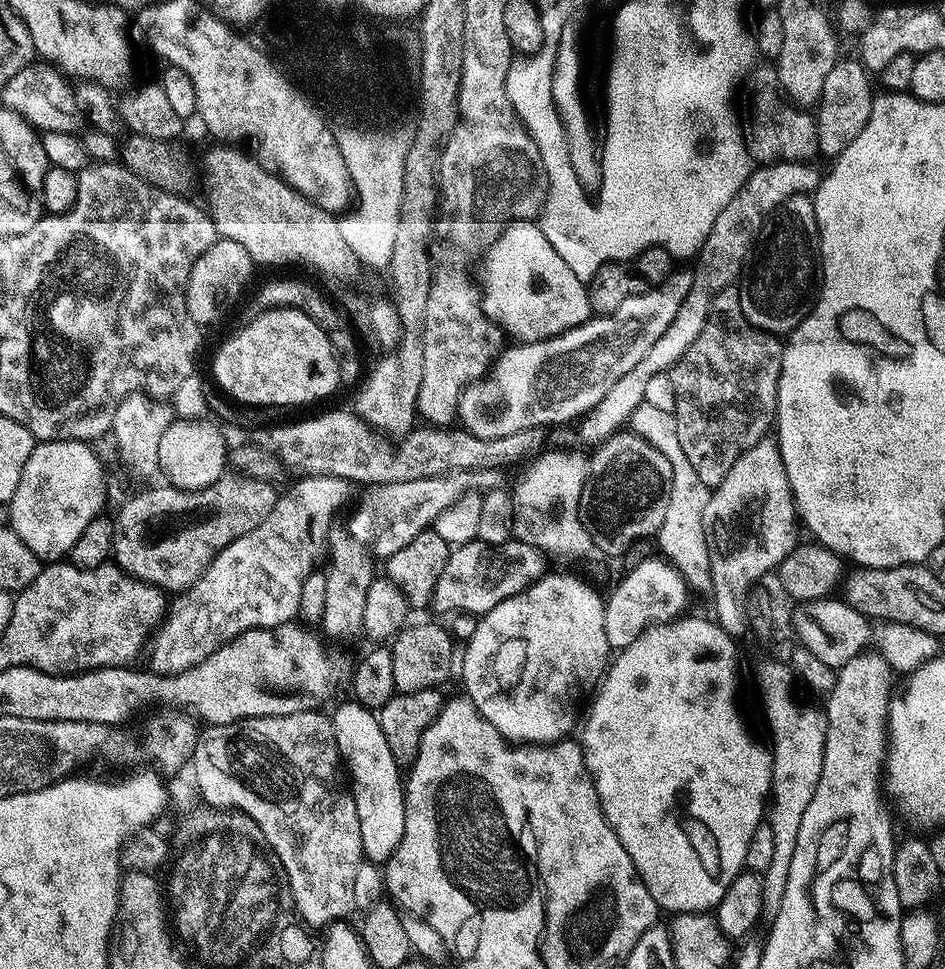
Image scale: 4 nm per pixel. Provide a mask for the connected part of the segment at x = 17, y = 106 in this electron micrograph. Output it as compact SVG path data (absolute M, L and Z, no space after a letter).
M47 62L27 64L2 89L3 107L22 114L41 132L79 133L80 127L86 124L86 112L77 93L72 90L69 77L59 68Z

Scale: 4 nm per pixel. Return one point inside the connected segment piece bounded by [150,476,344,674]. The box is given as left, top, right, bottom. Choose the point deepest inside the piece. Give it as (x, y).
(256, 582)

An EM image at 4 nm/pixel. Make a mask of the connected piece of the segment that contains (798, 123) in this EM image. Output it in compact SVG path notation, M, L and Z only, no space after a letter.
M773 86L756 96L752 104L752 117L743 129L744 144L757 165L774 164L781 160L802 164L818 156L816 118L811 111L789 102L779 87Z

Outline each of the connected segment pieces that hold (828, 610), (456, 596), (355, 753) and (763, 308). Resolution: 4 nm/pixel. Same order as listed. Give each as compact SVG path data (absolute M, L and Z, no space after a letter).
M843 599L805 600L793 608L796 609L792 612L792 628L800 639L799 647L814 654L818 662L822 662L830 669L839 670L843 664L850 662L850 658L865 651L869 645L867 644L868 627L870 627L868 617L854 610Z
M475 538L468 543L453 547L448 561L438 578L438 586L432 595L431 607L447 614L483 614L494 610L502 602L524 592L545 575L544 556L532 544L509 543L507 546L486 544Z
M349 702L338 705L336 713L331 713L330 719L334 741L337 742L337 750L350 781L354 806L358 810L362 850L371 863L383 866L396 853L398 842L402 842L402 830L406 826L401 765L396 764L394 754L390 754L390 745L386 742L386 734L382 734L380 717L375 711Z
M801 194L786 198L765 220L754 248L756 264L749 263L738 281L742 314L746 314L754 327L773 334L787 334L812 313L822 283L819 250L820 231L813 197Z

